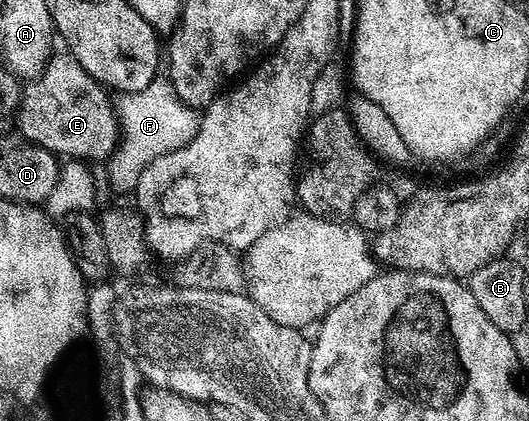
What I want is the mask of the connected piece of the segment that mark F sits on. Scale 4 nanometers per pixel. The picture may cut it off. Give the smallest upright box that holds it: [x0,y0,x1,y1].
[108,77,199,195]

